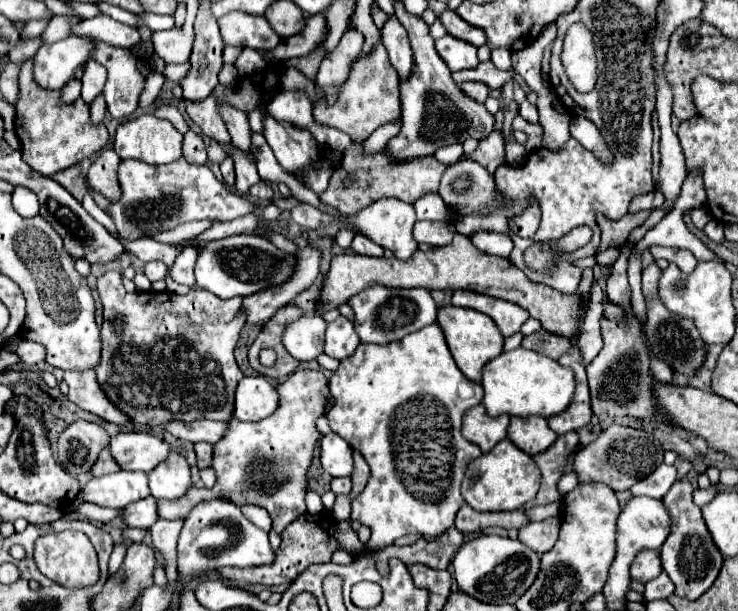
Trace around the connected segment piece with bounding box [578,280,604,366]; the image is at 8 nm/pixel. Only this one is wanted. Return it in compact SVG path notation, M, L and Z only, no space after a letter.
M596 280L592 283L591 291L590 310L586 312L583 332L578 339L578 347L582 353L582 363L584 366L588 365L603 347L600 320L603 316L602 302L604 301L604 296Z

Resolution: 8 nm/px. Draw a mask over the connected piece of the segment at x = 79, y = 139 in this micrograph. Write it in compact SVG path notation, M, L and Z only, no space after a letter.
M27 60L19 74L19 100L17 110L17 136L21 140L23 160L39 174L51 176L63 168L69 168L83 158L97 154L109 144L109 132L105 124L93 124L89 106L77 98L73 104L61 100L61 90L41 88L33 80L33 60Z

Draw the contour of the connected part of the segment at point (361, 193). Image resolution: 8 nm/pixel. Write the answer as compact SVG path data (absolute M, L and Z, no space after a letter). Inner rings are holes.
M353 142L345 152L341 168L333 170L329 188L319 196L319 200L323 204L339 210L341 214L357 214L359 210L367 208L375 200L381 200L387 196L409 200L413 204L425 192L437 192L439 180L441 180L441 174L445 172L445 168L447 166L439 164L433 156L425 156L425 160L413 160L413 164L389 164L389 160L385 160L383 152L363 158L361 146L357 142Z

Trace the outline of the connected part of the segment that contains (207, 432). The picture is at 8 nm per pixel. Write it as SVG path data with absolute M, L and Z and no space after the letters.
M197 420L191 424L173 422L173 424L165 424L163 428L169 430L175 438L185 440L185 442L217 444L227 434L229 422L221 422L221 420Z

